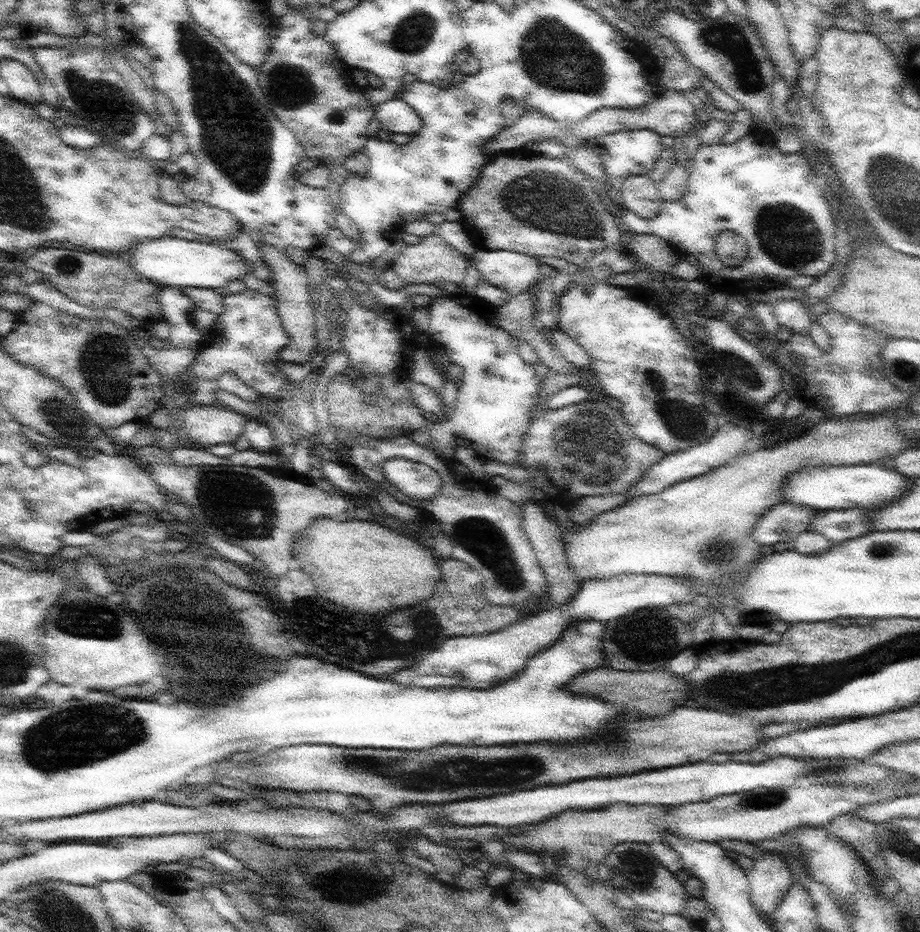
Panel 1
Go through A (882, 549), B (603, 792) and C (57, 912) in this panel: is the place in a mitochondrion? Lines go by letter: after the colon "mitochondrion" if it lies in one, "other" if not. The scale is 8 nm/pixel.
A: mitochondrion
B: other
C: mitochondrion

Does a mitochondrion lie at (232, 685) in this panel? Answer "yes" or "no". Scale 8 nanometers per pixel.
no

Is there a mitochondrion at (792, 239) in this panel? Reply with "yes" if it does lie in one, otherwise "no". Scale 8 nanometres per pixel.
yes

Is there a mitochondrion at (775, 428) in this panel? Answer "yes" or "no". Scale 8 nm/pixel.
no

